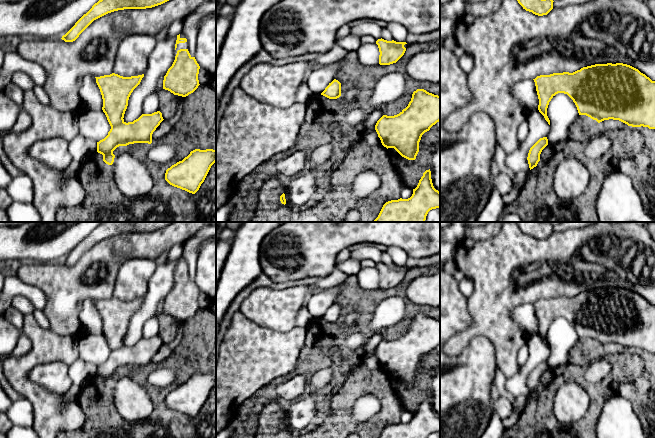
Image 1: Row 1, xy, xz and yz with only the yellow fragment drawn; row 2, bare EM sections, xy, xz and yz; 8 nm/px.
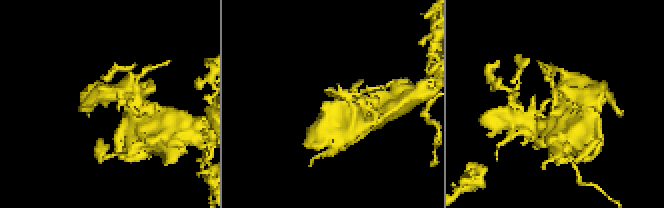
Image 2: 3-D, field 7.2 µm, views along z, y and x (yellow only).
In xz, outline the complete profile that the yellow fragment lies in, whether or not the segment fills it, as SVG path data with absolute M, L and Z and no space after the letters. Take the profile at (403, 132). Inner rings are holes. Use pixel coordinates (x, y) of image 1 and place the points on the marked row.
M417 89L413 92L408 106L394 116L383 115L376 123L375 130L384 147L394 148L402 157L415 160L419 152L422 135L440 121L440 96Z

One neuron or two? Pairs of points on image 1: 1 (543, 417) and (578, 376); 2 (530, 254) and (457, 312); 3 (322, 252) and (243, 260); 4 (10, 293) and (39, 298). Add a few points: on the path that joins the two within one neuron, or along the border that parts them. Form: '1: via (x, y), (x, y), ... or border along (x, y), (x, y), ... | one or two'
1: via (543, 403), (545, 393), (564, 376) | one
2: border along (466, 298), (466, 309), (472, 321), (466, 329) | two
3: border along (266, 236), (260, 245), (259, 263), (262, 272) | two
4: via (17, 290), (27, 290), (32, 293) | one

